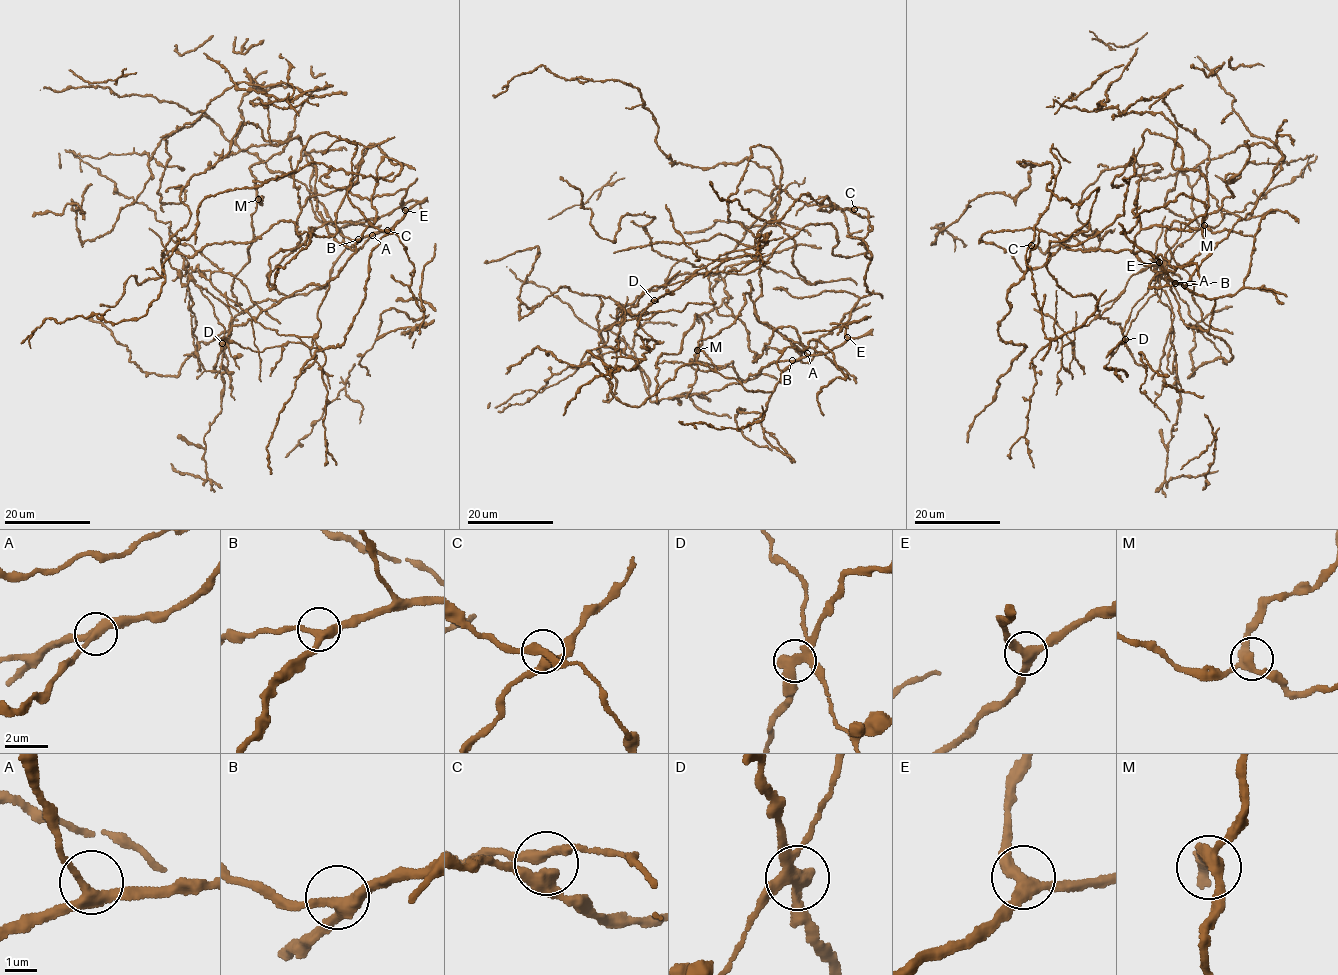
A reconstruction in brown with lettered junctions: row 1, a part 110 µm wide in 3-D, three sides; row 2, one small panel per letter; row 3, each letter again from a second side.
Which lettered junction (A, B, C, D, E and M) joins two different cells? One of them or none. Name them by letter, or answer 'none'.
D

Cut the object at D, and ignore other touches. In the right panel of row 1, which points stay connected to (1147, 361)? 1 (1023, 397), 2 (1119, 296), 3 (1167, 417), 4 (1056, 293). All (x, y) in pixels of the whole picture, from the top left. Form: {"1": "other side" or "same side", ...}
{"1": "other side", "2": "other side", "3": "same side", "4": "other side"}

